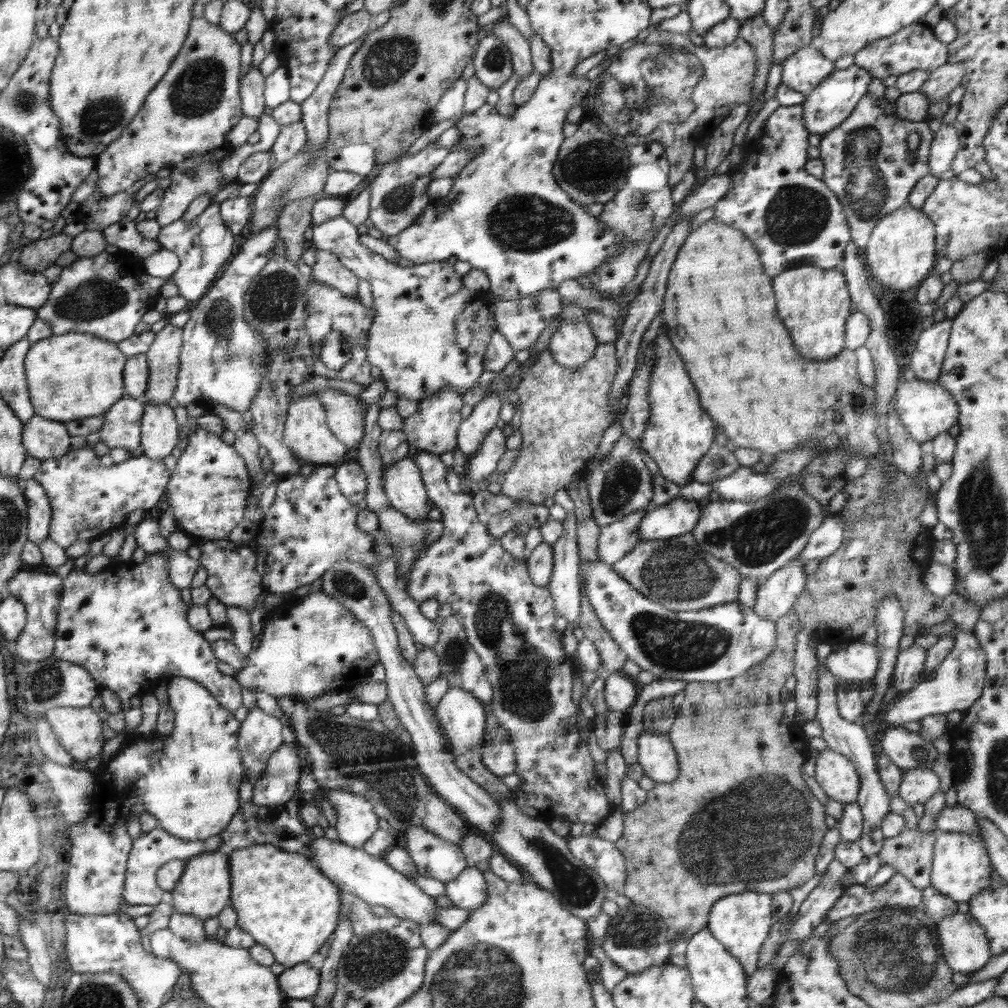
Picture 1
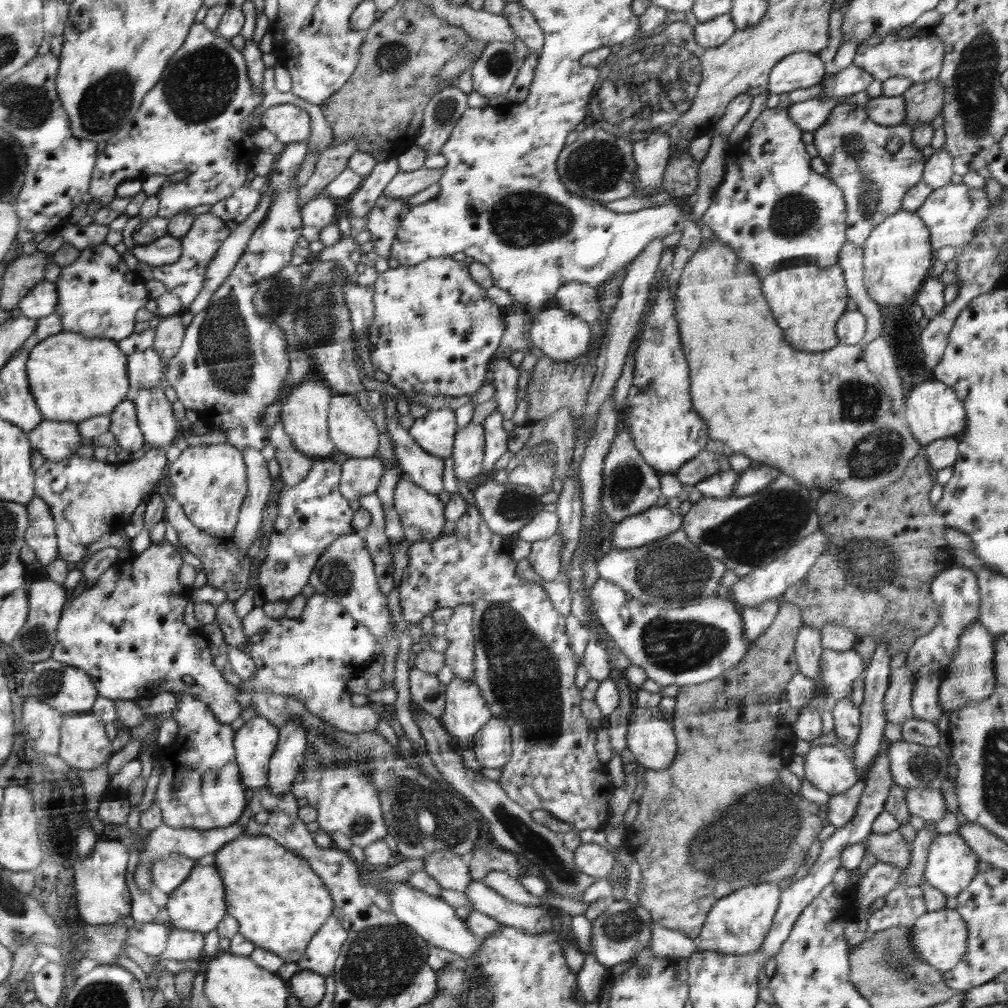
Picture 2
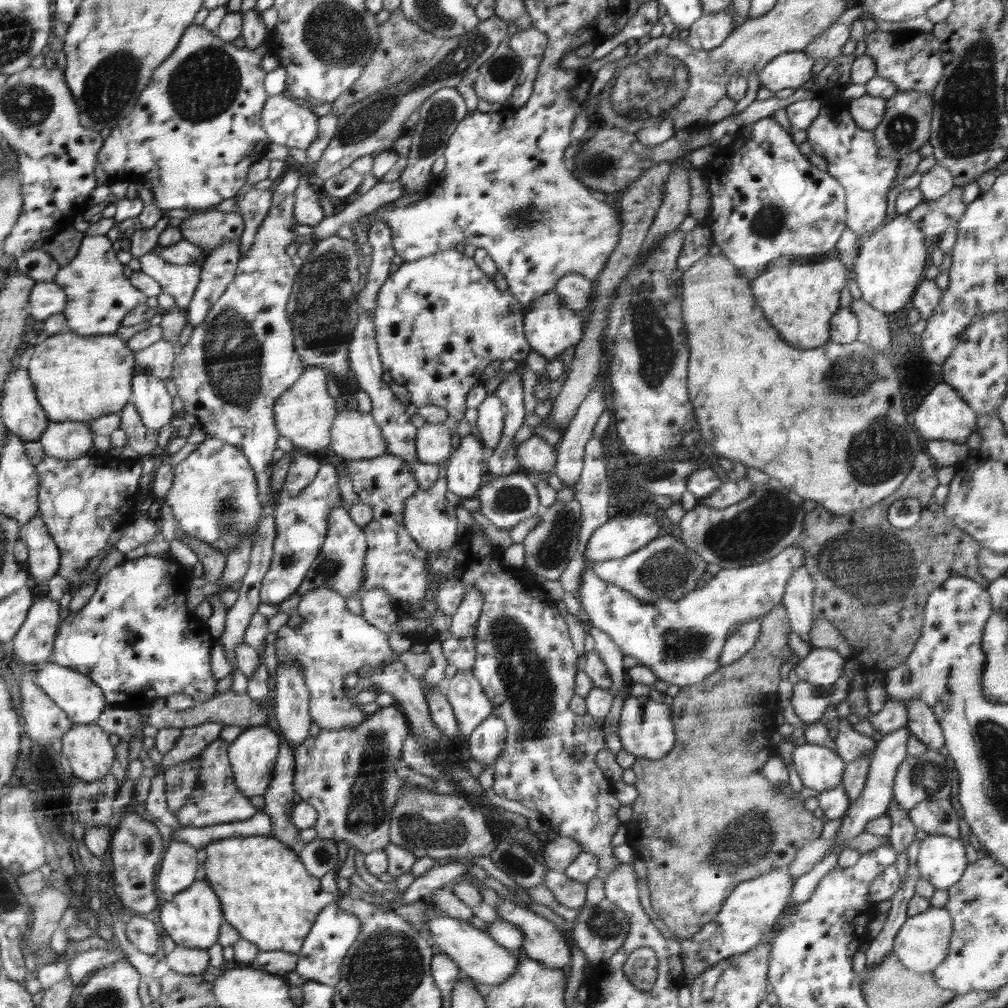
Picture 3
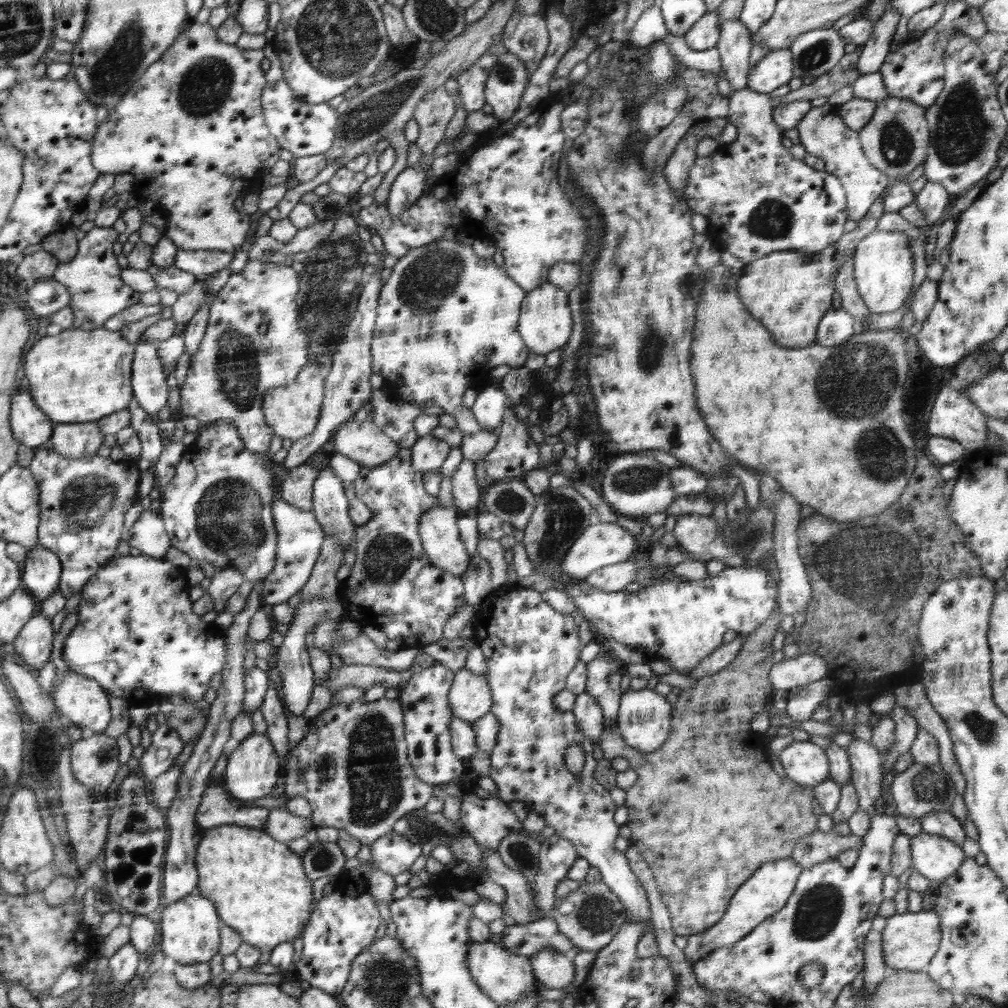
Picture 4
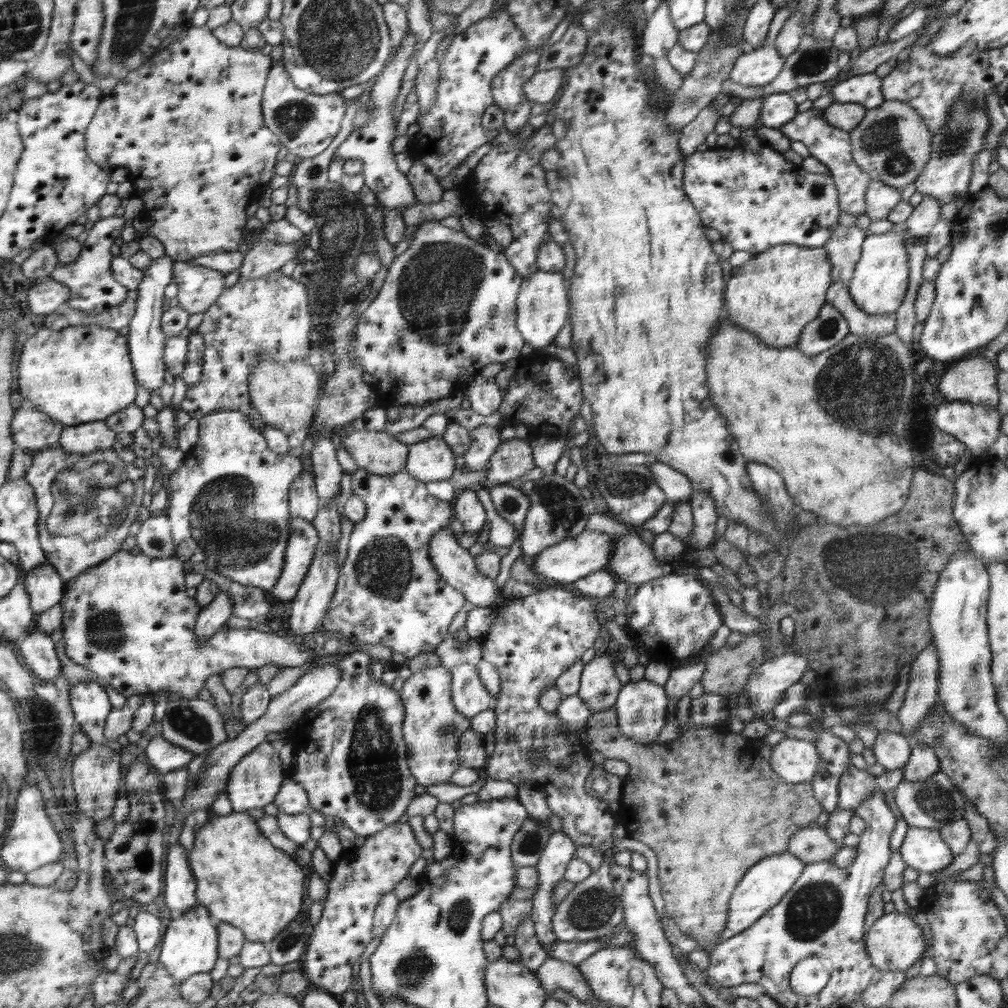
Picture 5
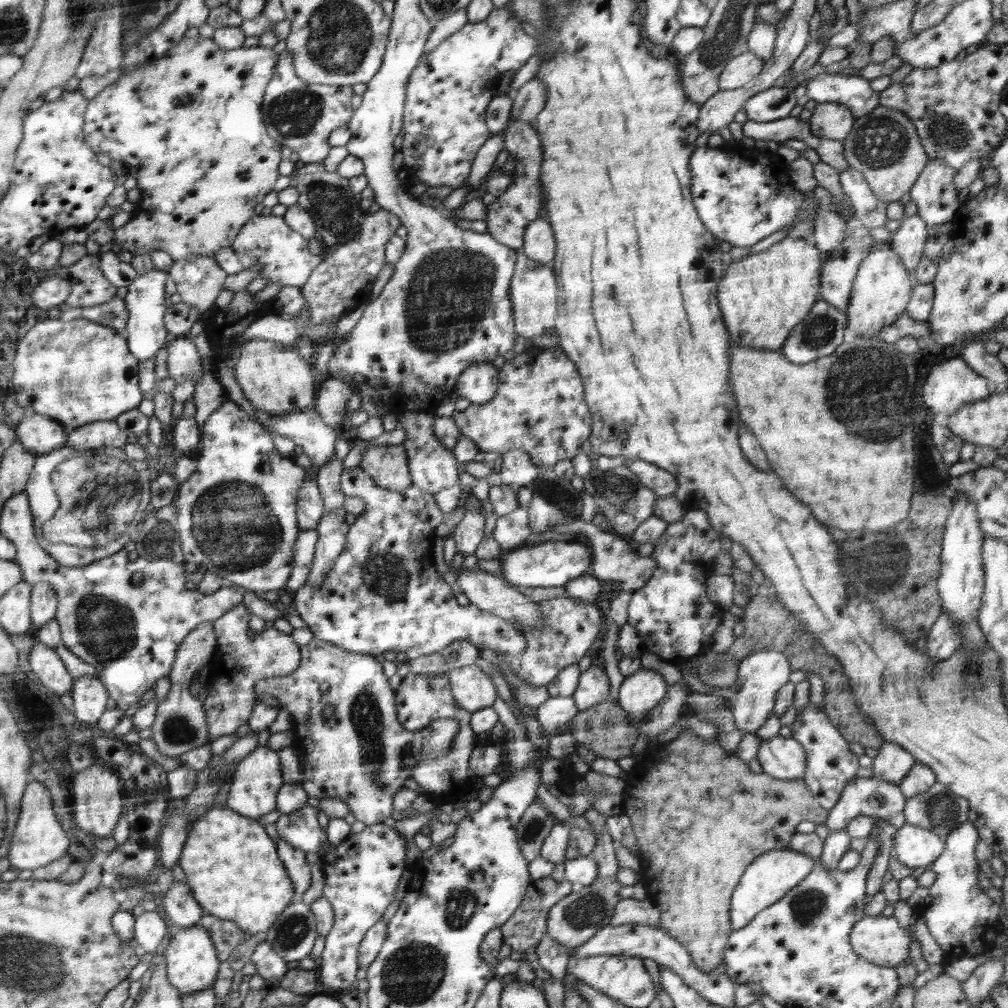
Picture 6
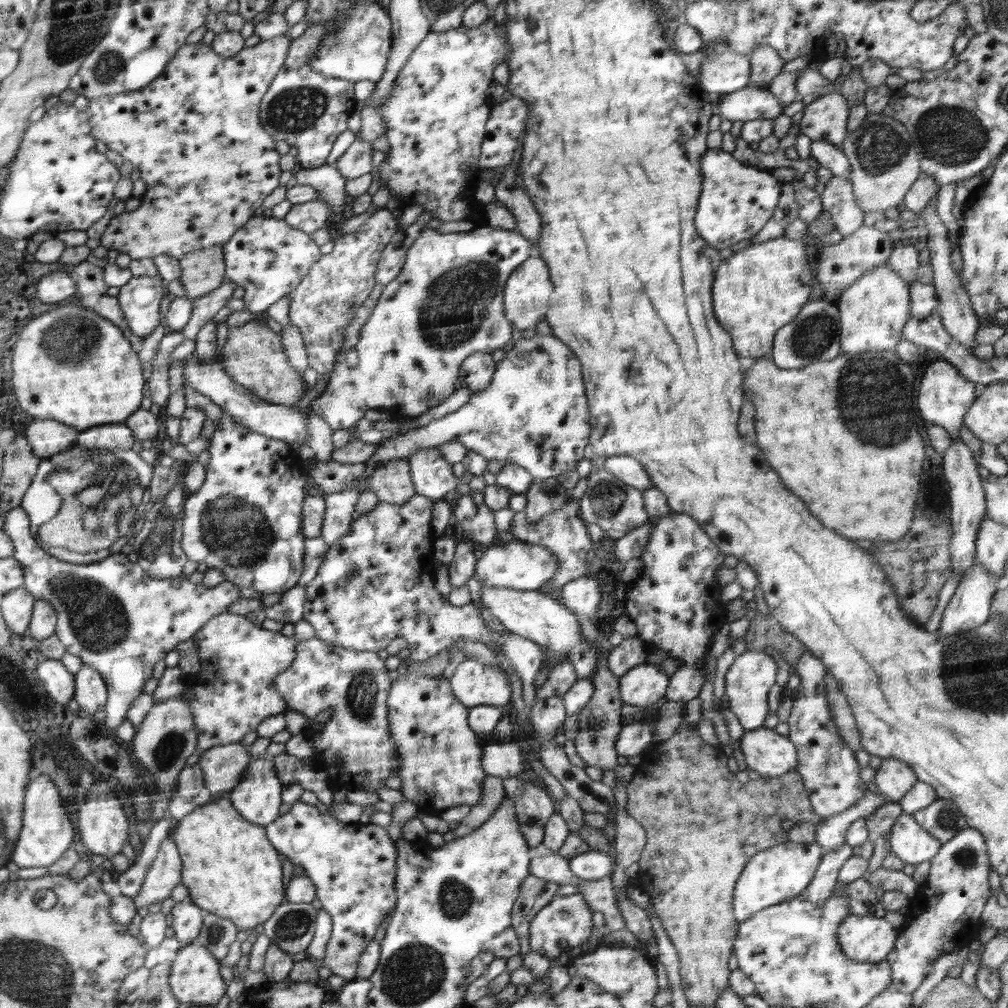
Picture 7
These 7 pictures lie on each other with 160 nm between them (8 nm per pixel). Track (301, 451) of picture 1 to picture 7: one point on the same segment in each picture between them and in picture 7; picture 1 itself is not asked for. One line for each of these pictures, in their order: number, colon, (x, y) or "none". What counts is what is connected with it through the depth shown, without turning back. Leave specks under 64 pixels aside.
2: (304, 415)
3: (304, 414)
4: (293, 411)
5: (285, 395)
6: (276, 380)
7: (252, 355)

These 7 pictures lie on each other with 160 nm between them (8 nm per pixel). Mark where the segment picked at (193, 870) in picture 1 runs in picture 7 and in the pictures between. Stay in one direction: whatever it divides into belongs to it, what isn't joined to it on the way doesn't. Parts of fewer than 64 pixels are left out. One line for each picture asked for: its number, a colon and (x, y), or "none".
2: (199, 905)
3: (194, 918)
4: (192, 931)
5: (191, 943)
6: (191, 959)
7: (195, 979)

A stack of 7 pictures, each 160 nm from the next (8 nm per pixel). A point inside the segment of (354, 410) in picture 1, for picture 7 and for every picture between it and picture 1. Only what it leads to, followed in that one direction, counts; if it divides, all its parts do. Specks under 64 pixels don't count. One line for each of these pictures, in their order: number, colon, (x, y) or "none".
2: (356, 435)
3: (356, 436)
4: (363, 442)
5: (375, 451)
6: (388, 466)
7: (391, 481)

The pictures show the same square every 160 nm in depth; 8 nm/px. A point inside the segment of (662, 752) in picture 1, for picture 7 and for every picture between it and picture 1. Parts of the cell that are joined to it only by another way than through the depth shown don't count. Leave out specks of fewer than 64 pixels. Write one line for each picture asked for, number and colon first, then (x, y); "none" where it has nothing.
2: (650, 738)
3: (646, 730)
4: (644, 718)
5: (641, 705)
6: (639, 694)
7: (644, 685)

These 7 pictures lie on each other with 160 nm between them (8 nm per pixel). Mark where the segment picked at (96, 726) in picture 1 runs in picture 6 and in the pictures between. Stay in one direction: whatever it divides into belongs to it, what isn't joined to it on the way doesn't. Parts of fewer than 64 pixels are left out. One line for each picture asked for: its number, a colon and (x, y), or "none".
2: (84, 745)
3: (86, 746)
4: (95, 759)
5: (96, 772)
6: (96, 797)

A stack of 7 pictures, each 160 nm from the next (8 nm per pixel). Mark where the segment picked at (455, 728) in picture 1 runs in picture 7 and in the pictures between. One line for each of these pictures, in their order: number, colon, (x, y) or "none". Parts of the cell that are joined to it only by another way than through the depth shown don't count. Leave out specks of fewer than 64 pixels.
2: (466, 711)
3: (471, 705)
4: (470, 696)
5: (471, 697)
6: (473, 689)
7: (475, 684)

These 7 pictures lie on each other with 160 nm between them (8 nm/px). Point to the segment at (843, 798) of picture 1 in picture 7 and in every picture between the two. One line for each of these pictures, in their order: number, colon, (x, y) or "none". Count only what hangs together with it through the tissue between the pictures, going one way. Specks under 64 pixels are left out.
2: (828, 767)
3: (819, 767)
4: (804, 762)
5: (794, 760)
6: (783, 758)
7: (770, 754)

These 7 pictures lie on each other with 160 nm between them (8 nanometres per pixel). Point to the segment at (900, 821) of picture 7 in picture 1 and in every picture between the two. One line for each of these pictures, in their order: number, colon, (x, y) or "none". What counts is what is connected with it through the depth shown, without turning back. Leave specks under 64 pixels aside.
1: (961, 869)
2: (951, 865)
3: (941, 860)
4: (936, 858)
5: (924, 849)
6: (914, 846)

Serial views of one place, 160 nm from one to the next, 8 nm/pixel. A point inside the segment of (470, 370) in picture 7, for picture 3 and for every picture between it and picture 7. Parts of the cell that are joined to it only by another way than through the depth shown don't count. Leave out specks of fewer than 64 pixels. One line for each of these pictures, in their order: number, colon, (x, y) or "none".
3: (490, 423)
4: (490, 405)
5: (485, 397)
6: (479, 383)

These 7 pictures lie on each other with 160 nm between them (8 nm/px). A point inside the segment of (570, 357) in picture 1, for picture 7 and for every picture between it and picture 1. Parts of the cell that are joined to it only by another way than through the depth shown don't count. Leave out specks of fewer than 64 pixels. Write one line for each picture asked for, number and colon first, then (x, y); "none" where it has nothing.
2: (562, 336)
3: (551, 328)
4: (546, 322)
5: (544, 306)
6: (535, 291)
7: (528, 291)

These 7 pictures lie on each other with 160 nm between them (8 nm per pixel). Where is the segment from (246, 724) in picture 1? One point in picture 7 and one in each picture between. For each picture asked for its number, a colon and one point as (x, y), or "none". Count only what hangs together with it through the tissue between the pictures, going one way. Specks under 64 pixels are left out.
2: (255, 742)
3: (252, 754)
4: (251, 771)
5: (253, 782)
6: (257, 779)
7: (257, 797)

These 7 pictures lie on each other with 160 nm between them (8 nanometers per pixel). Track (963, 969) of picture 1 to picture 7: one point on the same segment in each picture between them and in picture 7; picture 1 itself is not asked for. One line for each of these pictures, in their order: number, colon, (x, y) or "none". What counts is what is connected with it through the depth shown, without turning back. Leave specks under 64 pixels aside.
2: (939, 938)
3: (922, 943)
4: (909, 941)
5: (894, 942)
6: (880, 940)
7: (862, 938)

